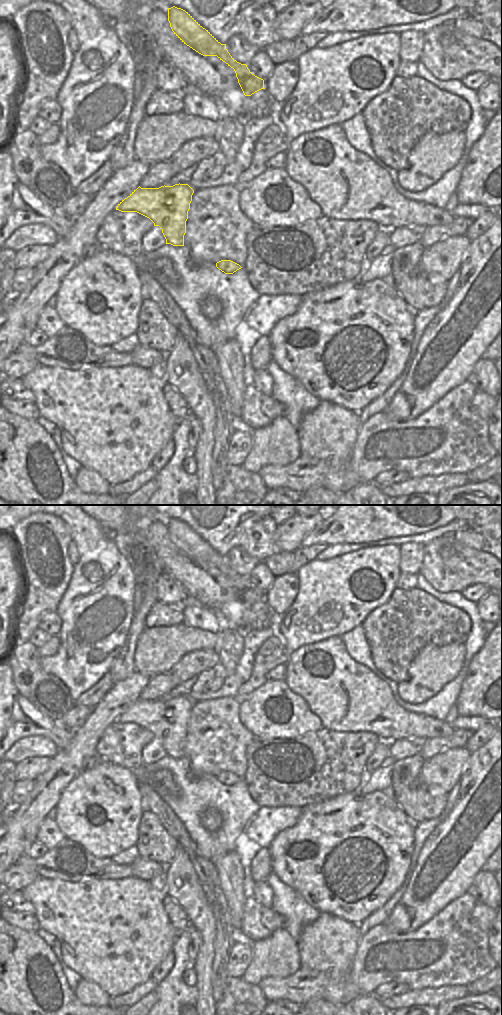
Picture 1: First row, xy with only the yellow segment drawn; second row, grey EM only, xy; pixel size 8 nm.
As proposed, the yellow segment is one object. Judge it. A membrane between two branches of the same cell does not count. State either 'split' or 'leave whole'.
leave whole

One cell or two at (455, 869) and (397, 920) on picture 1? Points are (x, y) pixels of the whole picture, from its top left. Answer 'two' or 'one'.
one

